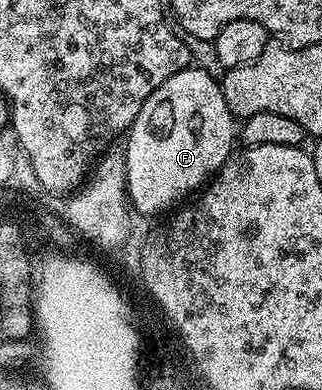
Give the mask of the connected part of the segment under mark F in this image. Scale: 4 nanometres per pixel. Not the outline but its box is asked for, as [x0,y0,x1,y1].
[123,66,235,216]

